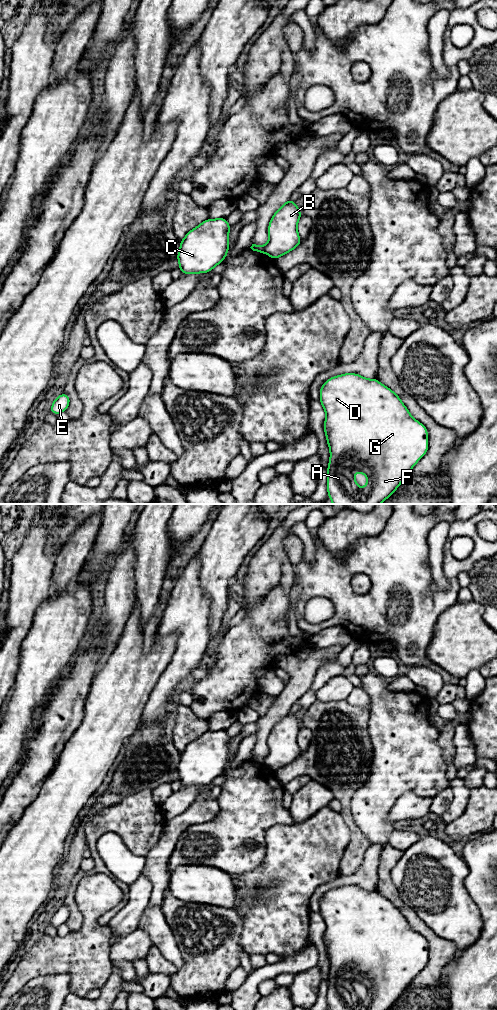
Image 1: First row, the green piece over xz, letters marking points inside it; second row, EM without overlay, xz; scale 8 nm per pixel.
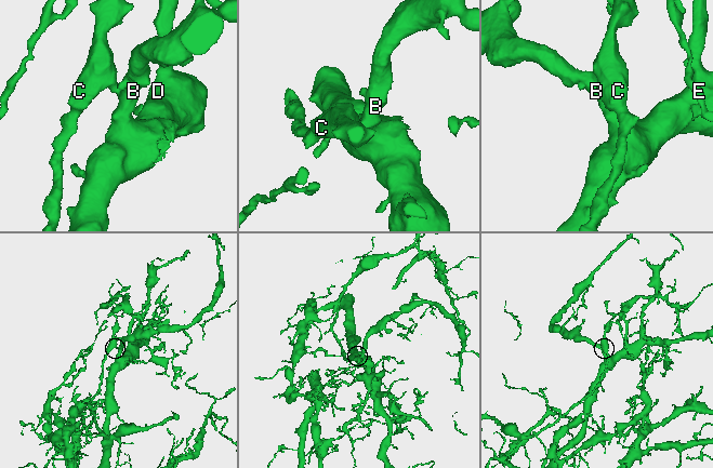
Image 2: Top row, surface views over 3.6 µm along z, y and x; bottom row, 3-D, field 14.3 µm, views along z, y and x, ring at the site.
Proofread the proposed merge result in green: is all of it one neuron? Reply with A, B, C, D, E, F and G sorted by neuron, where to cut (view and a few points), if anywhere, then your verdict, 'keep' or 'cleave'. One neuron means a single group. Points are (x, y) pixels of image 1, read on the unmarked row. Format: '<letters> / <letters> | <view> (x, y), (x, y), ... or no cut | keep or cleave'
A B D E F G / C | xz (263, 758), (264, 763) | cleave

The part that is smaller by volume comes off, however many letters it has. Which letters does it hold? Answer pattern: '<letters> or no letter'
C

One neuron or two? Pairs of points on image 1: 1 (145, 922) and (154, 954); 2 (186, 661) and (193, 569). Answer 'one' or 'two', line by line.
1: two
2: one

